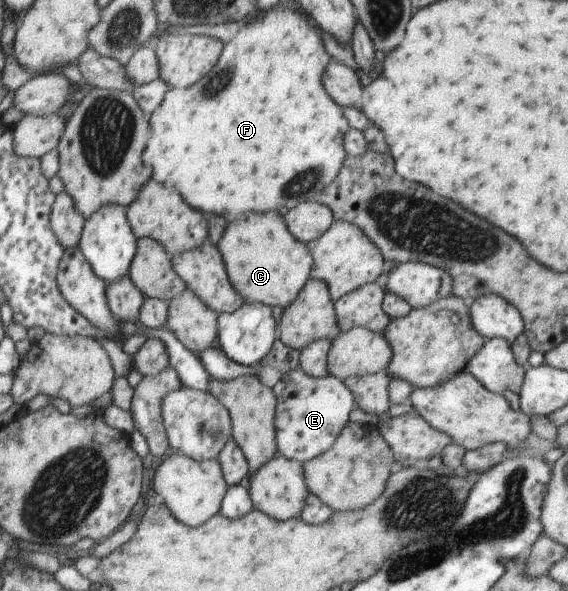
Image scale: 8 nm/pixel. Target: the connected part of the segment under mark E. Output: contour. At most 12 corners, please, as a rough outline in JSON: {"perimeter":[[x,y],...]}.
{"perimeter":[[300,367],[271,389],[278,454],[330,449],[355,407],[330,375]]}

